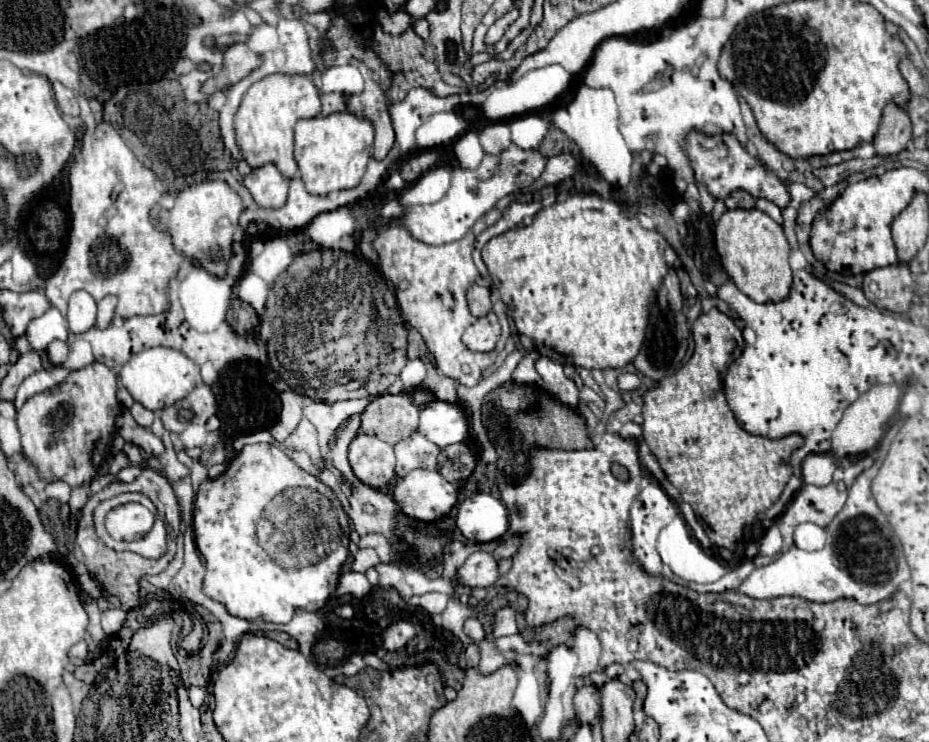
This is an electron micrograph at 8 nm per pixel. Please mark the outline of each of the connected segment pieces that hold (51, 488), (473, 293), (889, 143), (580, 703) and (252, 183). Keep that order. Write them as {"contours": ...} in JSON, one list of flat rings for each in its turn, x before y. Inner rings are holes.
{"contours":[[[51,482,51,484,47,484,45,494,49,498,57,500,59,504,67,504,69,502,69,494,71,494,71,488,65,482]],[[473,284,469,288,467,302,469,302,469,308,471,308,471,314,473,316,485,316,493,308,493,304,489,300,489,288,479,286,479,284]],[[893,102,883,110,879,132,873,138,877,156,895,156,907,148,911,140,911,120,907,112]],[[581,686,573,698,575,702,575,710,577,710,577,718,581,722,591,724,599,712,601,712,601,704,597,700,597,688,595,686]],[[261,166,243,178,243,186,261,208,281,208,287,200,289,180,273,166]]]}

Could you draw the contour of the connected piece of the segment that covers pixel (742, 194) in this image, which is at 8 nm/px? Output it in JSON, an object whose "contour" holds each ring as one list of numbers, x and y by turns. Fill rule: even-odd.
{"contour":[[735,190,731,192,727,198,725,198,725,206,731,210,731,208,753,208,755,206,755,198,745,192,745,190]]}

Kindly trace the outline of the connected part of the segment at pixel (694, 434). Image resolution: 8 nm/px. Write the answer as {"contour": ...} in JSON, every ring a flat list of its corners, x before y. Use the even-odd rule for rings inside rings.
{"contour":[[717,308,701,314,693,324,693,340,695,349,689,362,681,366,681,370,677,370,673,376,663,378,655,388,645,392,643,438,649,444,651,452,657,456,669,482,681,492,683,502,691,504,695,514,709,526,707,534,711,542,715,546,734,551,737,542,743,539,743,528,753,525,759,512,769,510,771,504,781,496,785,484,793,474,789,456,793,450,803,446,803,436,789,434,778,440,771,440,765,436,749,434,737,424,723,394,723,372,727,372,733,354,743,352,745,340,741,336,741,330,729,316,725,316]]}

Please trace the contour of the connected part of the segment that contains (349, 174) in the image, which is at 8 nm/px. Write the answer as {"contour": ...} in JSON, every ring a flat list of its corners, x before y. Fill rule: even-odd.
{"contour":[[337,112,299,120,295,124,295,162,309,194,325,196,335,190,355,188,367,168,373,150,373,126,351,112]]}

